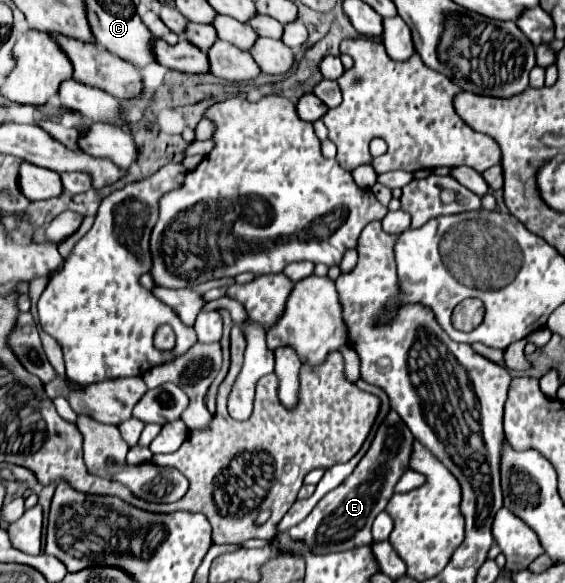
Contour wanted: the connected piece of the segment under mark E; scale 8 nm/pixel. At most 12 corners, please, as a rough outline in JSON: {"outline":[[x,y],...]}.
{"outline":[[390,409],[344,483],[288,531],[316,555],[370,545],[410,469]]}

